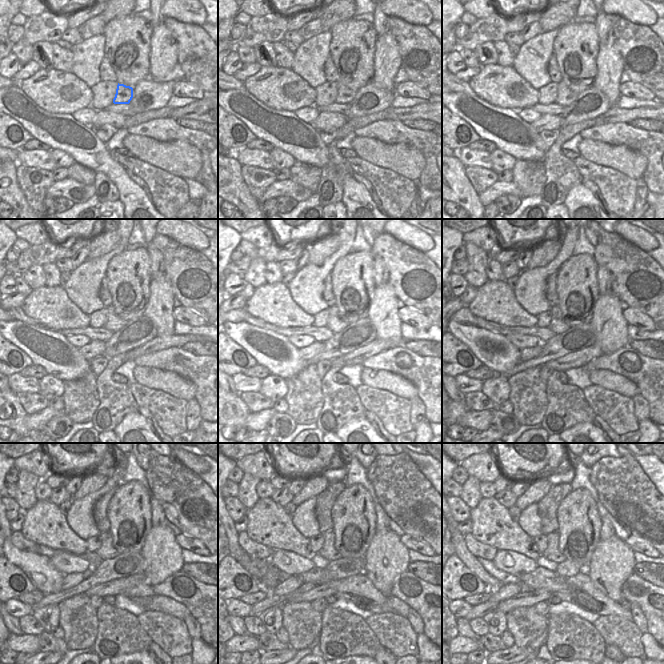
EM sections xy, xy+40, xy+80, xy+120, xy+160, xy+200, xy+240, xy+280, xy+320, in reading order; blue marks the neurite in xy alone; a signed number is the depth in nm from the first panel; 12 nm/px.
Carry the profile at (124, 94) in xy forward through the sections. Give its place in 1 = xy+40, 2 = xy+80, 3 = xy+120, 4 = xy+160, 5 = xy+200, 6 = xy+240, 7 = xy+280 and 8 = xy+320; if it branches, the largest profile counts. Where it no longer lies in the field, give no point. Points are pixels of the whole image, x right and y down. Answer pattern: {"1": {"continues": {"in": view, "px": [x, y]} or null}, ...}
{"1": {"continues": {"in": "xy+40", "px": [345, 95]}}, "2": {"continues": {"in": "xy+80", "px": [565, 96]}}, "3": {"continues": {"in": "xy+120", "px": [114, 323]}}, "4": {"continues": {"in": "xy+160", "px": [335, 323]}}, "5": {"continues": {"in": "xy+200", "px": [557, 325]}}, "6": {"continues": {"in": "xy+240", "px": [106, 551]}}, "7": {"continues": {"in": "xy+280", "px": [328, 551]}}, "8": {"continues": {"in": "xy+320", "px": [552, 553]}}}

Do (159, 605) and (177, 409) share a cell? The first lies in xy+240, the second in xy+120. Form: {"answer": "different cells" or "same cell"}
{"answer": "different cells"}

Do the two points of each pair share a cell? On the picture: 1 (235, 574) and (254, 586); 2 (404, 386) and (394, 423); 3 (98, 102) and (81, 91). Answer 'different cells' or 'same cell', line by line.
1: same cell
2: different cells
3: different cells

